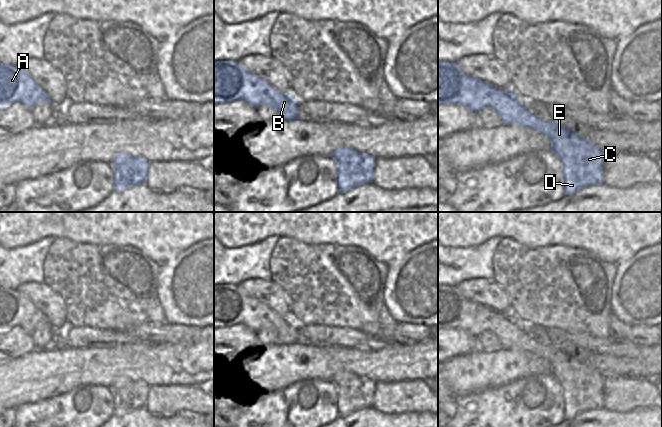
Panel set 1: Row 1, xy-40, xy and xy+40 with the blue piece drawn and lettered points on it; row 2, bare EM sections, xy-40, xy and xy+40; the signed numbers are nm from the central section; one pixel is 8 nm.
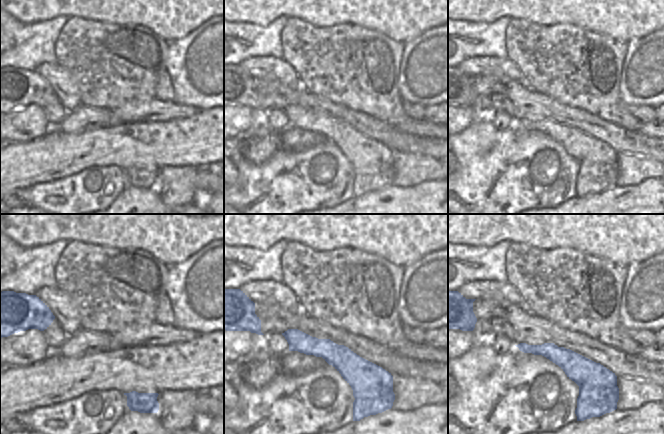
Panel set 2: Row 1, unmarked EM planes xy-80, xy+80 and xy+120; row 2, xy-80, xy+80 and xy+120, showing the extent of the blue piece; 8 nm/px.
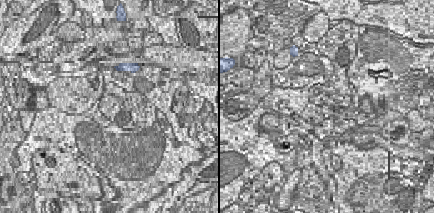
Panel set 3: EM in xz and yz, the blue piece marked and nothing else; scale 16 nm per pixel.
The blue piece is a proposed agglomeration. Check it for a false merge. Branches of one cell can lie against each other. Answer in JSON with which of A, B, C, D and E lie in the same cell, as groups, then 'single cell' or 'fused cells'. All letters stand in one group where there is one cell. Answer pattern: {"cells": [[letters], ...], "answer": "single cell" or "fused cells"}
{"cells": [["A", "B", "C", "D", "E"]], "answer": "single cell"}

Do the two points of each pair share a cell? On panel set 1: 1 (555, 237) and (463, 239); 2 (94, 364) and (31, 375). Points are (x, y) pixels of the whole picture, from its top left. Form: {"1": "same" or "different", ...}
{"1": "same", "2": "same"}

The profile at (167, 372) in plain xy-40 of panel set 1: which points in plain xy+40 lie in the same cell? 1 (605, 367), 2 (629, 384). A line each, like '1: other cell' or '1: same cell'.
1: same cell
2: other cell

